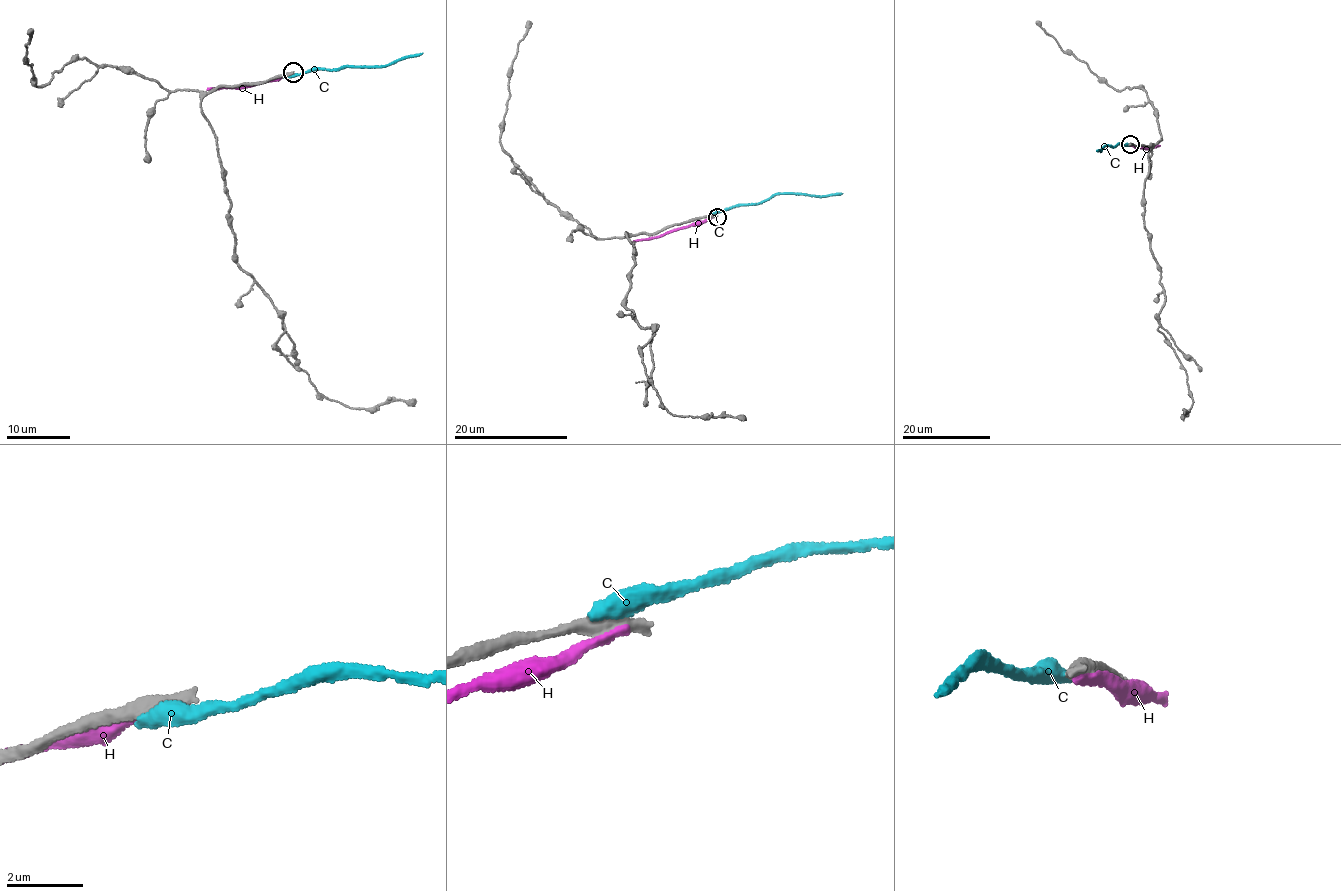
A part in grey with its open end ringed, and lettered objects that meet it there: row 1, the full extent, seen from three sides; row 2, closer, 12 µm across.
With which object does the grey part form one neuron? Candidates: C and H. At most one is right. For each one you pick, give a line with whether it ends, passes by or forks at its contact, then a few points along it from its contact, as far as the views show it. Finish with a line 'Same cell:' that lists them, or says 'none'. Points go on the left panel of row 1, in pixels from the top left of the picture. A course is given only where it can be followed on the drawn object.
Same cell: none

